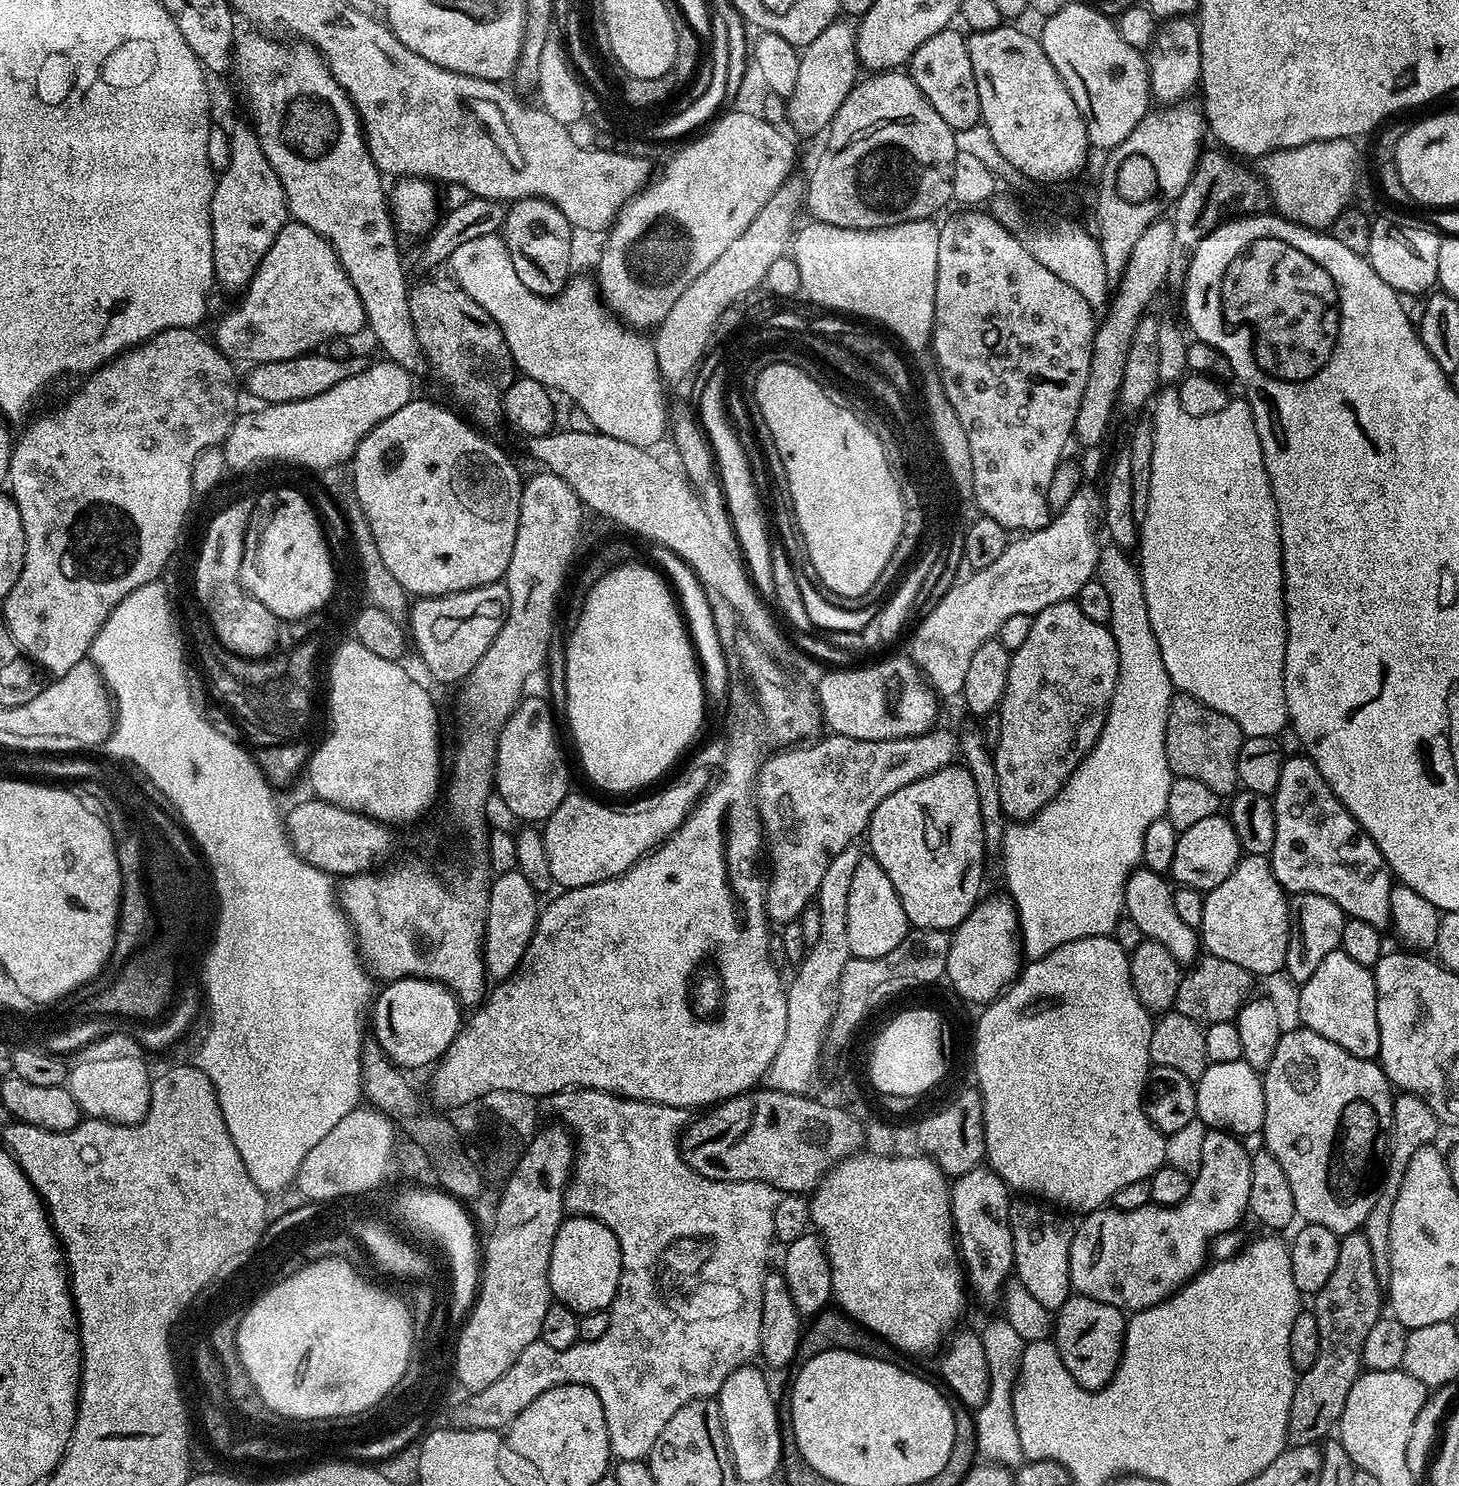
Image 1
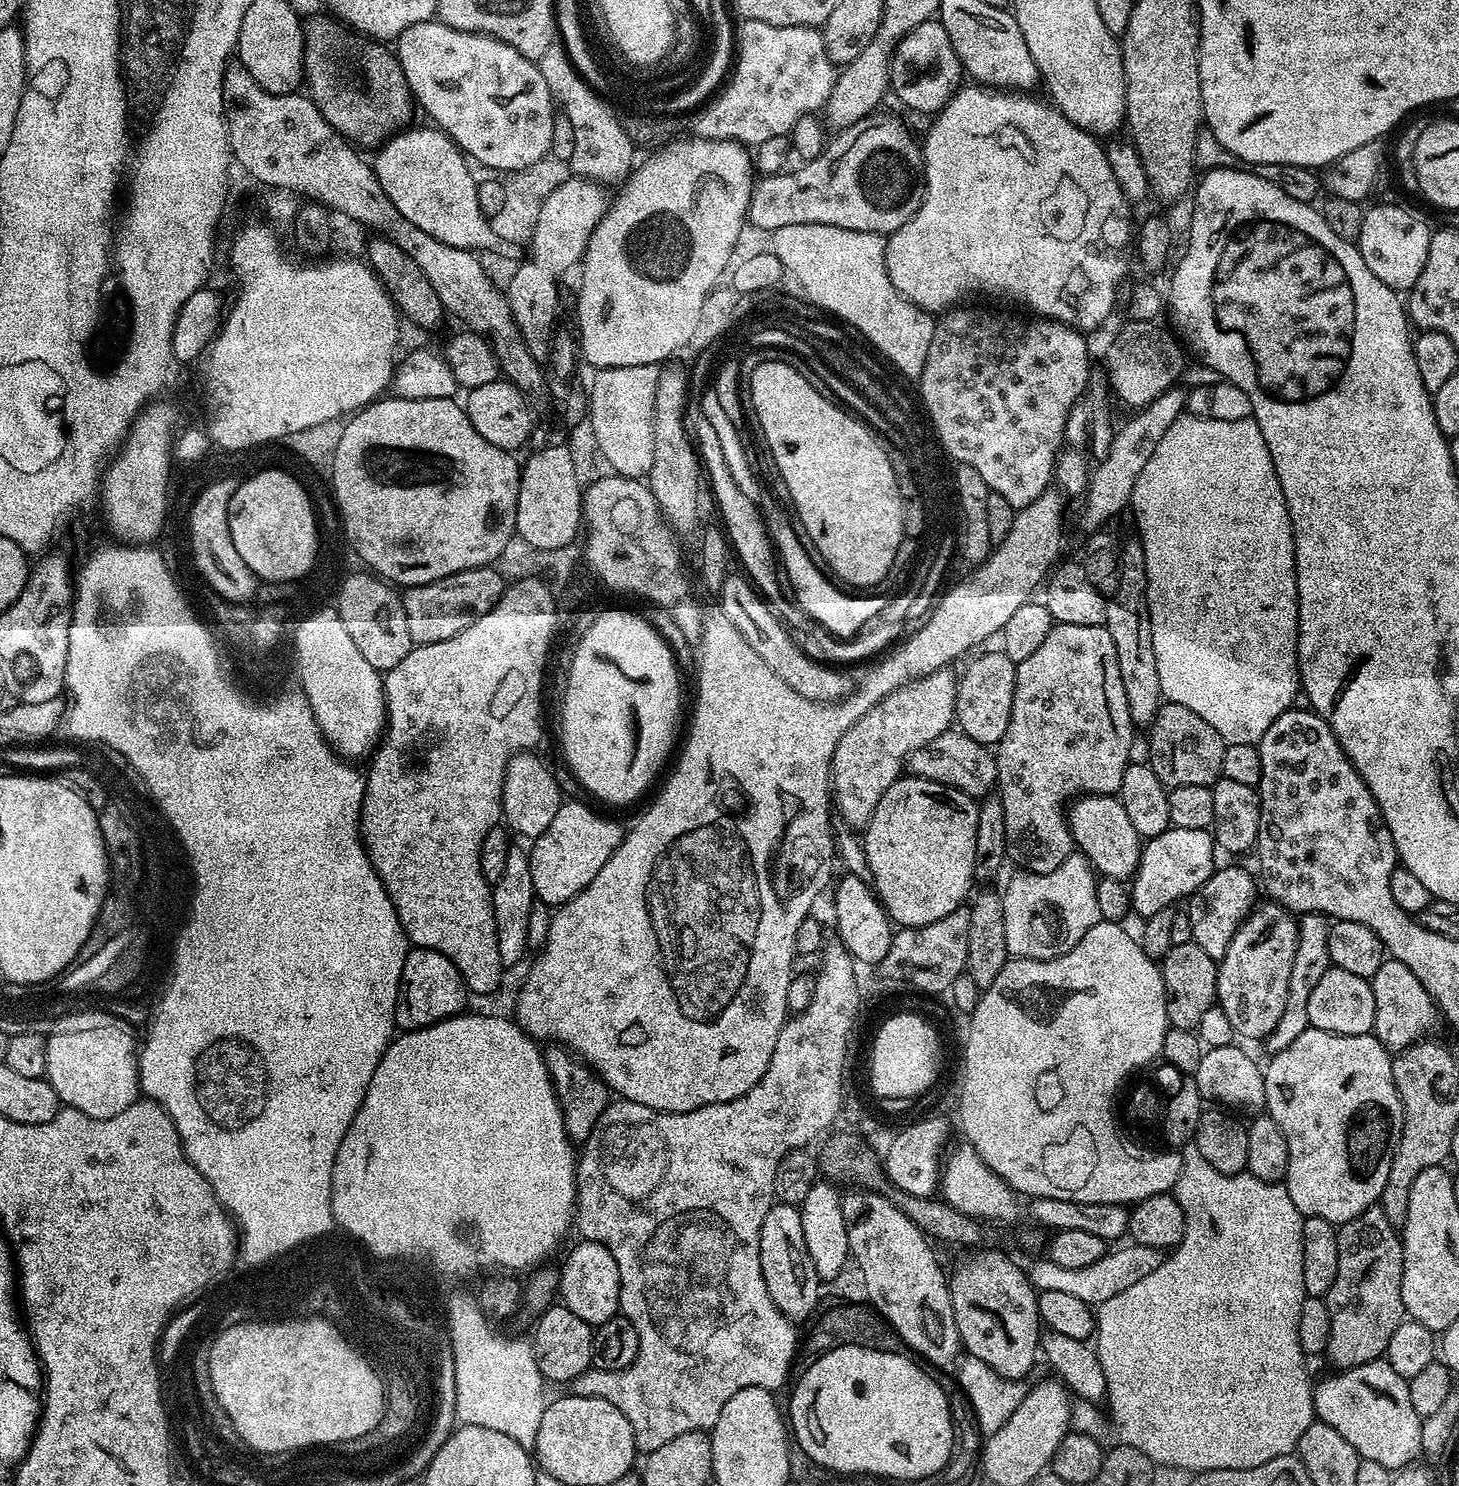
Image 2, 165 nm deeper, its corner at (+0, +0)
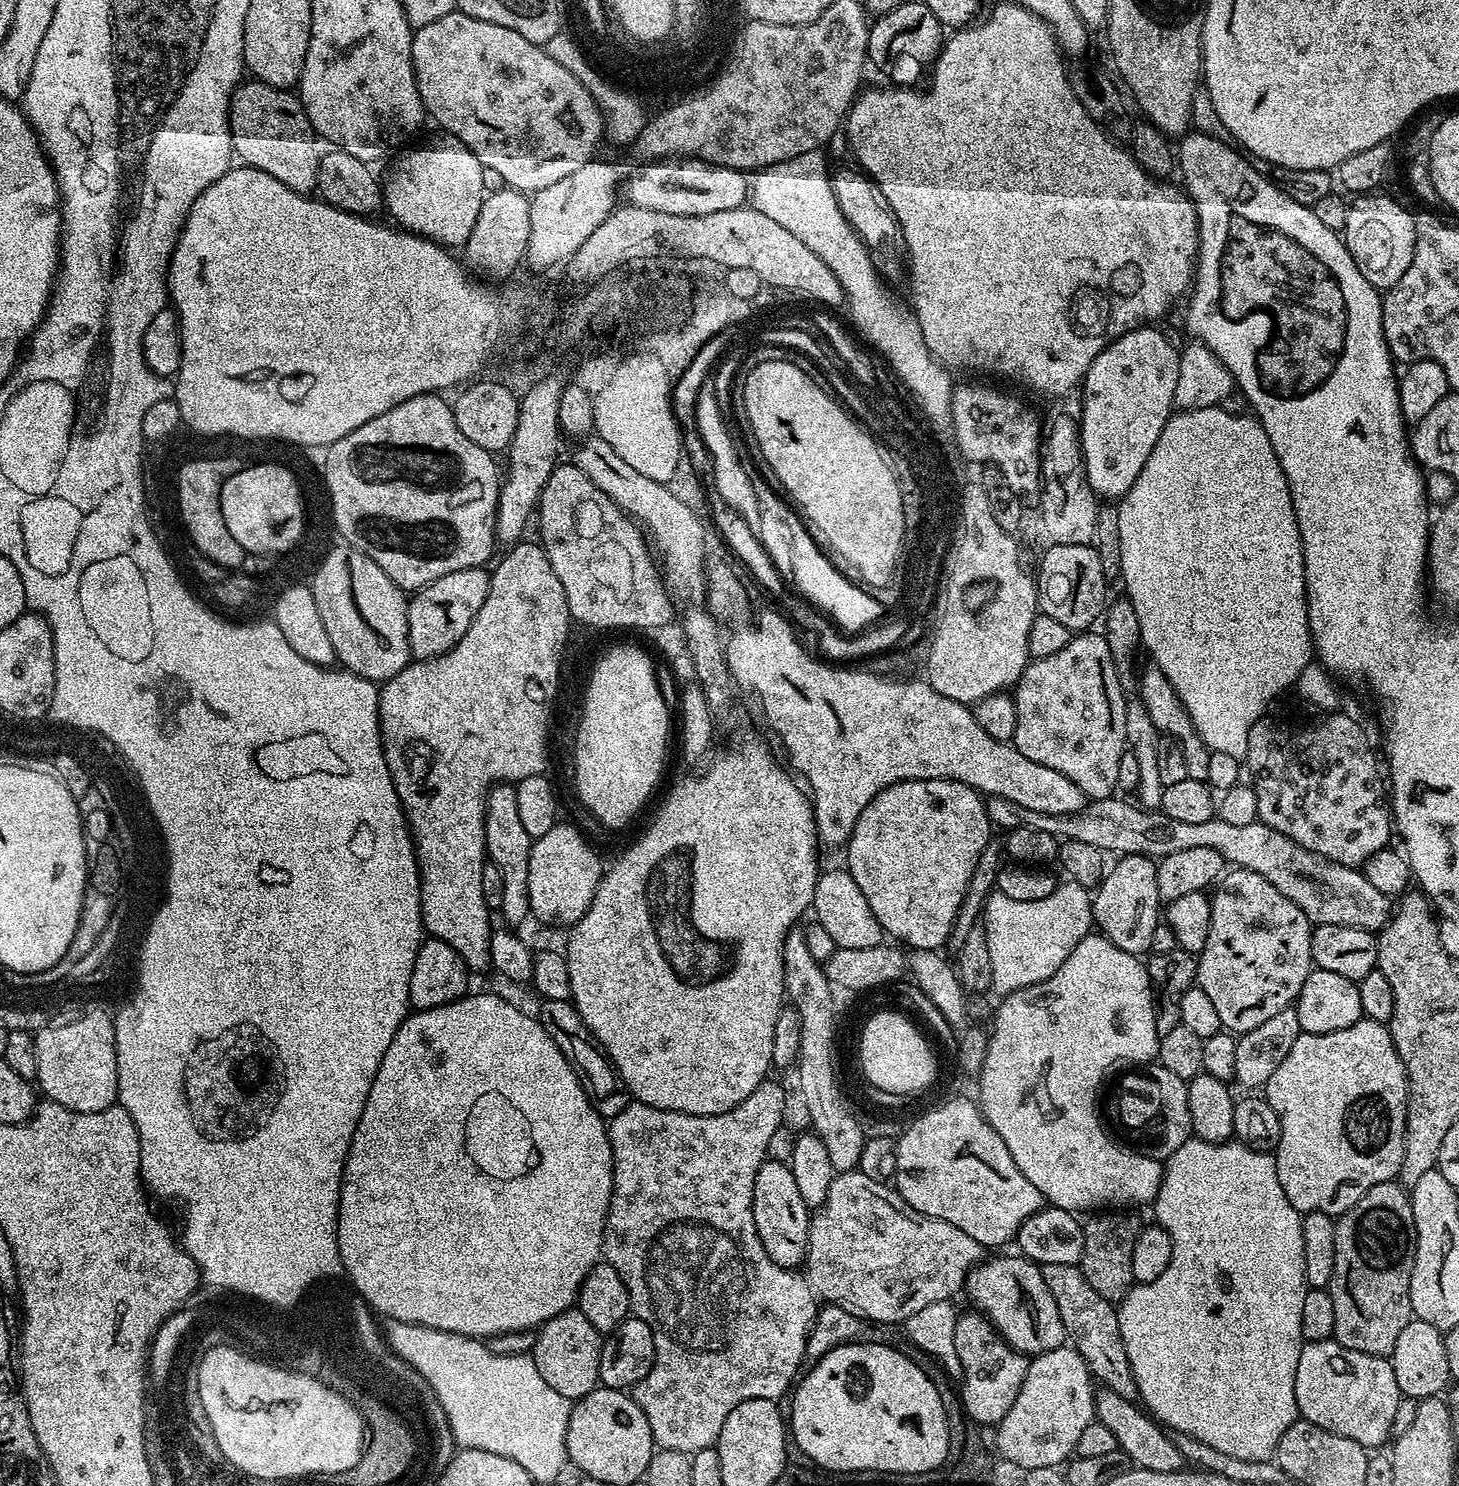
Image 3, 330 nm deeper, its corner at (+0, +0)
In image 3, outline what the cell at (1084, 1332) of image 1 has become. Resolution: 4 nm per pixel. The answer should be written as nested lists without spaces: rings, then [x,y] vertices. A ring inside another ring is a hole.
[[[1019,1254],[996,1256],[993,1260],[985,1259],[969,1273],[966,1295],[972,1299],[971,1307],[988,1319],[1010,1347],[1031,1358],[1061,1347],[1066,1340],[1061,1315],[1058,1314],[1057,1303],[1050,1294],[1048,1282],[1049,1277],[1042,1271],[1041,1265],[1033,1264],[1031,1260],[1025,1260]]]

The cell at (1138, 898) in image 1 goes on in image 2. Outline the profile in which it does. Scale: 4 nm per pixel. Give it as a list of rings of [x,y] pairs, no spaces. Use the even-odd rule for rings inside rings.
[[[1085,794],[1067,809],[1066,815],[1068,829],[1072,832],[1072,843],[1088,857],[1088,862],[1093,869],[1100,876],[1109,876],[1125,882],[1131,881],[1132,873],[1136,871],[1140,861],[1142,838],[1130,823],[1126,806],[1122,806],[1119,795]]]

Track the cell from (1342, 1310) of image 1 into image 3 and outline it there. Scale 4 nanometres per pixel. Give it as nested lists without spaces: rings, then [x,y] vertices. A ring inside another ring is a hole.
[[[1396,1180],[1370,1186],[1350,1210],[1336,1220],[1334,1230],[1334,1274],[1330,1291],[1334,1302],[1334,1338],[1350,1350],[1371,1356],[1391,1357],[1398,1334],[1414,1319],[1410,1302],[1410,1274],[1416,1257],[1416,1227],[1409,1189]]]

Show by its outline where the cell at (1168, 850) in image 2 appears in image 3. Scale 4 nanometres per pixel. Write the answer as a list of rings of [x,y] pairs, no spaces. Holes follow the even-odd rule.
[[[1121,855],[1117,864],[1107,869],[1103,880],[1094,890],[1092,896],[1092,922],[1098,929],[1099,935],[1105,936],[1118,950],[1126,950],[1132,956],[1147,953],[1152,946],[1154,926],[1161,923],[1162,903],[1158,894],[1158,878],[1153,857],[1137,855]]]

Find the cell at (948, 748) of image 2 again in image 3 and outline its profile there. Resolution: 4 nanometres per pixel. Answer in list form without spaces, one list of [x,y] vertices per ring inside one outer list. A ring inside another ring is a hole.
[[[989,797],[985,808],[989,823],[1004,828],[1003,831],[1019,827],[1042,830],[1060,840],[1087,842],[1108,854],[1151,856],[1159,860],[1180,850],[1212,848],[1221,854],[1225,863],[1266,877],[1280,894],[1306,914],[1314,926],[1354,926],[1374,934],[1385,927],[1394,910],[1391,897],[1375,889],[1363,871],[1318,856],[1259,820],[1246,826],[1233,826],[1219,818],[1198,823],[1177,822],[1159,810],[1132,805],[1118,797],[1092,800],[1085,803],[1082,811],[1062,815],[1039,814],[1018,802],[996,797]]]

